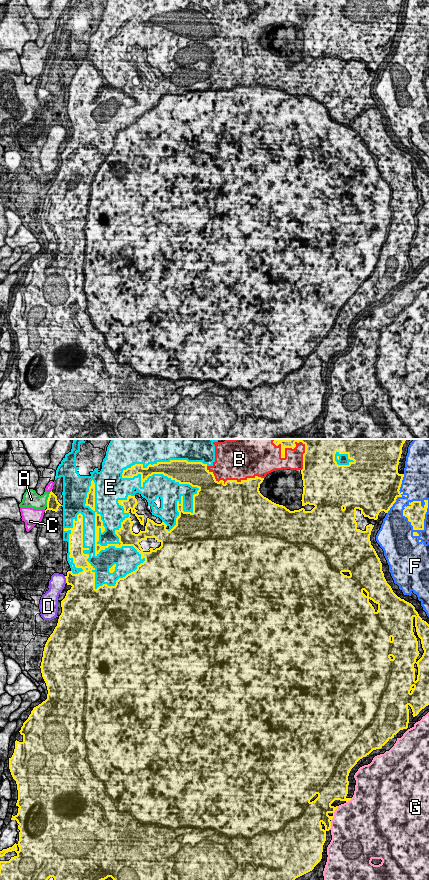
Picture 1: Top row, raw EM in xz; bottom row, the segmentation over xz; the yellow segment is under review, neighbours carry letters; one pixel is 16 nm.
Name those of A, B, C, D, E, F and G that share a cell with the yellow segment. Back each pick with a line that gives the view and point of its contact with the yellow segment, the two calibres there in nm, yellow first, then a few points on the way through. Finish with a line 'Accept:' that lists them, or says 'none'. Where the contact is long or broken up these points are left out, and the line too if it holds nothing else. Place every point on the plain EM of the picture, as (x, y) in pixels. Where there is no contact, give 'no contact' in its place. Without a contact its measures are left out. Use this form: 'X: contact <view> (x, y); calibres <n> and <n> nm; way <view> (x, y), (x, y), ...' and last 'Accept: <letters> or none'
E: contact xz (115, 98); calibres 260 and 380 nm
Accept: E

